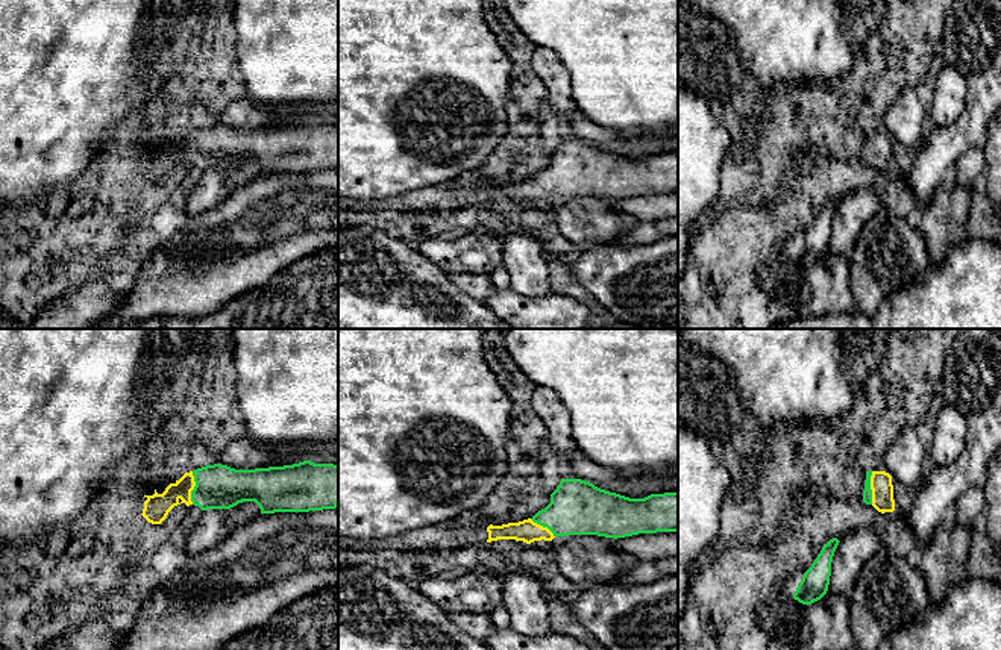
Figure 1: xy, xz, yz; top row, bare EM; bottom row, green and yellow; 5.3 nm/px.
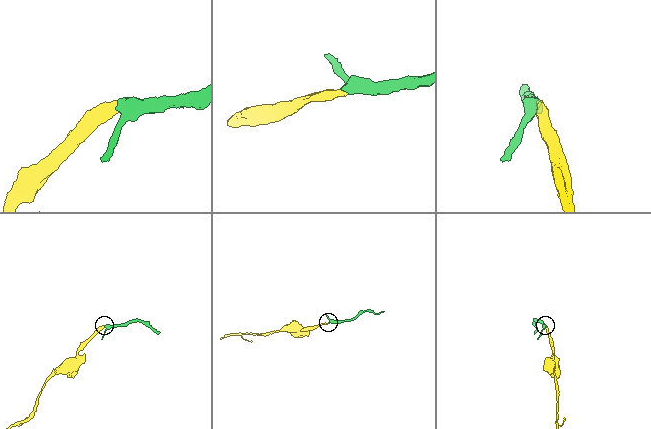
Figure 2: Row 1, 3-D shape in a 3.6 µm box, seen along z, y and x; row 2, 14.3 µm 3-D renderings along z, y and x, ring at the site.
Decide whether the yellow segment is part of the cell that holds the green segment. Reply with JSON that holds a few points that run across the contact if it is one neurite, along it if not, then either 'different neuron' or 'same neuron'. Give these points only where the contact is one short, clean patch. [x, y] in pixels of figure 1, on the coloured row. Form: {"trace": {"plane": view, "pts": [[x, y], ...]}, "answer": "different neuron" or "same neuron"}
{"trace": {"plane": "xy", "pts": [[217, 487], [194, 488], [178, 490], [156, 506]]}, "answer": "same neuron"}

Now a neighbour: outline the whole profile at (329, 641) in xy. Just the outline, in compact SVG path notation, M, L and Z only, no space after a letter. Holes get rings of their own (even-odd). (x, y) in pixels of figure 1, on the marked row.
M338 585L305 595L218 650L338 650Z

